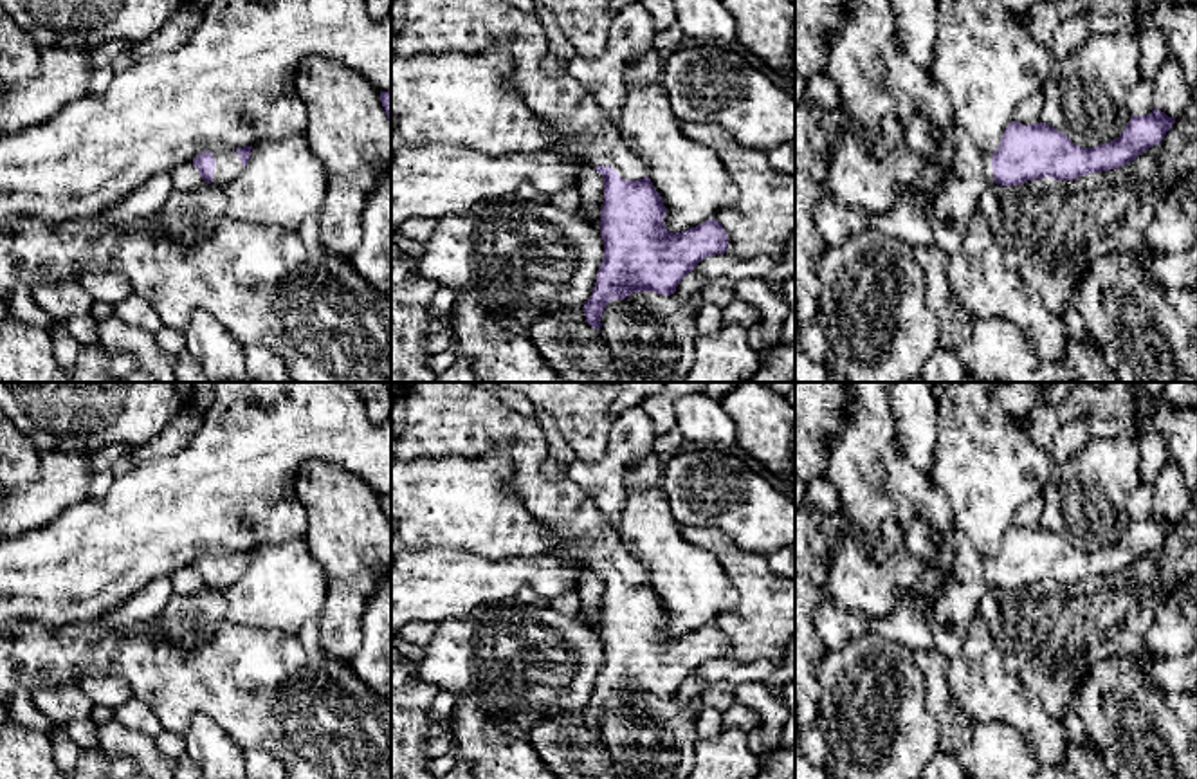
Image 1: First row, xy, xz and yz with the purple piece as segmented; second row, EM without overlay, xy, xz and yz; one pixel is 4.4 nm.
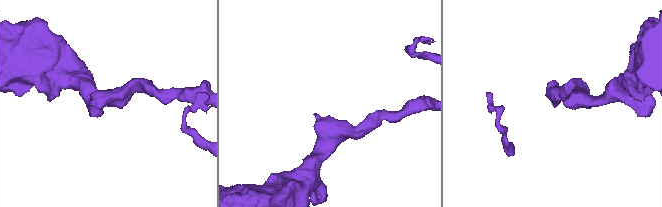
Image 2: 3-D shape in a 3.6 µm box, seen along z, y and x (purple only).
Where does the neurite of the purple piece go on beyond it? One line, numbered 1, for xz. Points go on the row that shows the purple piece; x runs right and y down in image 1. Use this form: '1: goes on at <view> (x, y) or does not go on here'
1: goes on at xz (417, 26)

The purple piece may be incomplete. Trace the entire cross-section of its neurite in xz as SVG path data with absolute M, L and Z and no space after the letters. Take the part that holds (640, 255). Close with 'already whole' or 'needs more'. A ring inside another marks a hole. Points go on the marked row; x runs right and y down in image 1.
M391 0L393 54L415 56L447 50L476 54L489 47L507 47L512 52L512 87L534 115L557 132L557 142L575 142L580 160L593 166L604 179L600 211L604 260L593 292L582 307L586 321L593 328L600 330L600 317L609 301L647 290L671 296L701 260L728 251L728 236L716 218L681 233L665 229L663 200L649 179L647 166L620 137L617 121L609 119L588 88L568 72L548 76L543 70L548 38L535 13L523 11L508 0Z | needs more

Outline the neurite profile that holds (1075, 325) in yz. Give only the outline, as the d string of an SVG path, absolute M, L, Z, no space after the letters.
M1069 308L1062 316L1062 323L1064 323L1067 339L1082 341L1087 337L1085 319L1074 308Z

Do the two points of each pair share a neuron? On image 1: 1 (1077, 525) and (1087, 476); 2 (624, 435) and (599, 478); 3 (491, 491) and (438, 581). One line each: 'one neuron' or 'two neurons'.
1: one neuron
2: one neuron
3: two neurons

